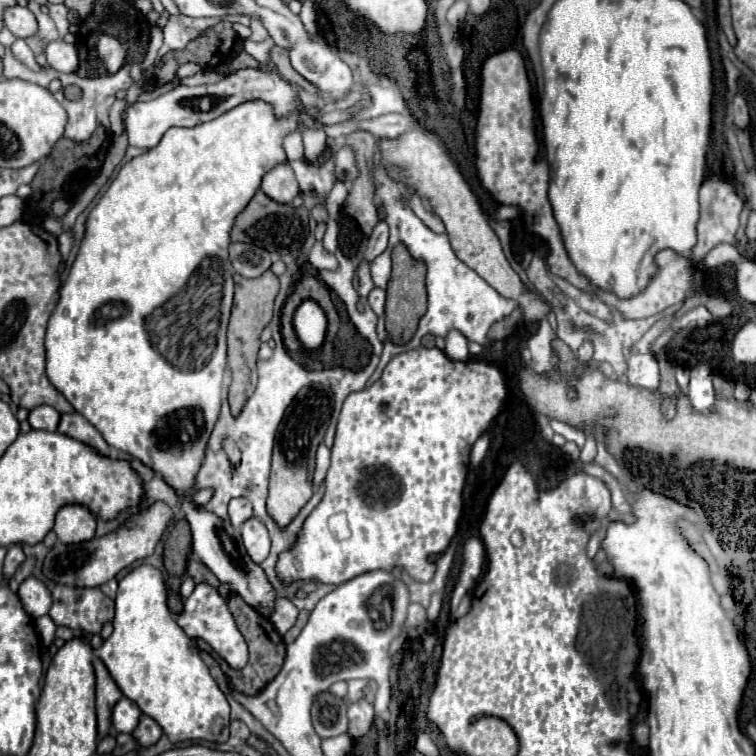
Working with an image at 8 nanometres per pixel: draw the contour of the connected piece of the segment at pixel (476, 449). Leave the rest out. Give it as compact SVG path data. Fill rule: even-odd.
M484 433L477 439L470 453L470 464L473 465L473 467L477 467L477 465L482 463L487 454L489 445L490 439L487 438L487 433Z

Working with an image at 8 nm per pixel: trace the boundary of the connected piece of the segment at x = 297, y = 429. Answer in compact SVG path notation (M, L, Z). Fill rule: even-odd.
M309 385L301 391L311 393L299 393L293 403L287 407L285 417L281 421L281 427L277 431L277 441L273 449L273 467L271 467L271 485L269 485L269 499L267 509L269 515L285 527L299 509L311 499L313 491L313 467L315 467L315 451L317 445L323 441L329 419L331 419L331 389L325 385Z

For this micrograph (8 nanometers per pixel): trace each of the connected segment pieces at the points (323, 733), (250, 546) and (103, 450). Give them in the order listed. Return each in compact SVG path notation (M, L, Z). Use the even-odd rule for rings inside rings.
M329 693L319 695L313 703L313 727L321 739L347 733L347 705Z
M251 517L251 519L247 519L247 521L243 523L241 535L243 535L245 549L247 549L249 557L253 559L253 563L261 565L261 563L267 559L269 547L271 547L267 527L265 527L257 517Z
M71 413L71 415L61 415L61 423L59 423L59 433L71 437L71 439L77 439L89 447L93 447L99 455L105 455L109 457L111 455L111 449L109 445L105 443L105 439L101 437L101 433L79 413Z

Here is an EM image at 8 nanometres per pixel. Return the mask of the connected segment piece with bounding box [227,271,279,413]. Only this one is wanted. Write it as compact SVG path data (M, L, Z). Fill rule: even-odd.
M265 271L261 277L255 279L243 279L241 275L235 275L235 303L233 313L229 319L229 331L227 331L227 343L229 343L229 367L231 367L231 383L229 383L229 405L233 413L239 413L247 397L255 391L257 383L257 351L259 351L259 337L265 325L273 317L273 301L279 293L279 279L273 275L273 271Z

